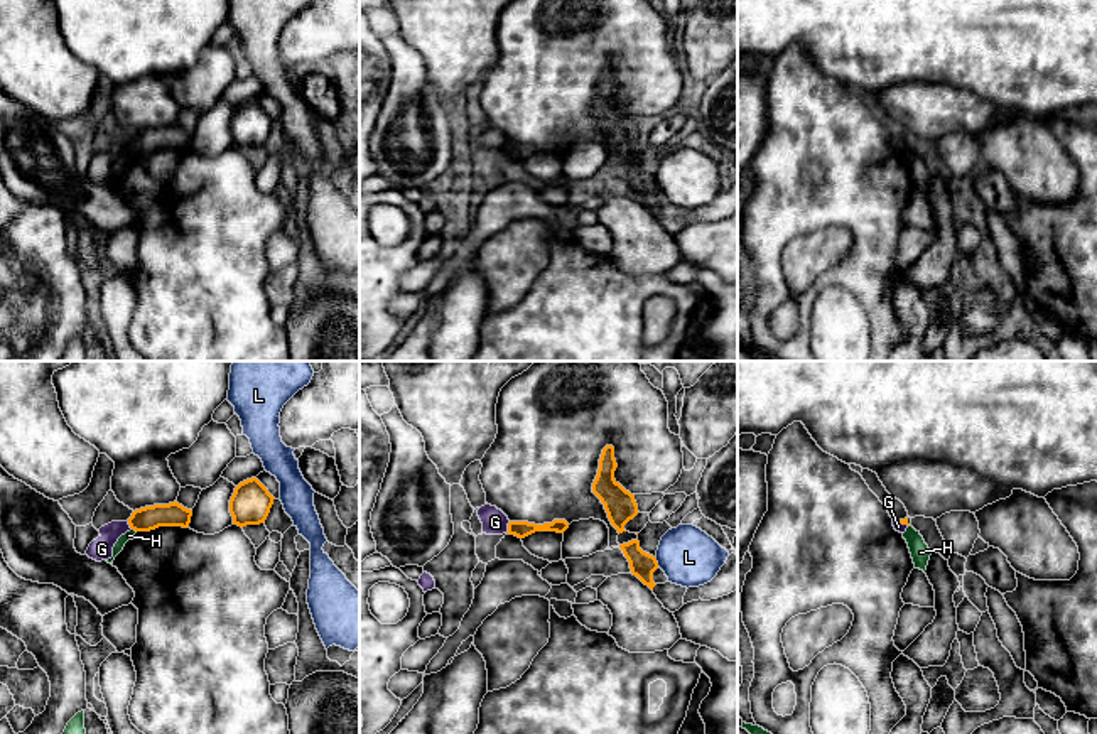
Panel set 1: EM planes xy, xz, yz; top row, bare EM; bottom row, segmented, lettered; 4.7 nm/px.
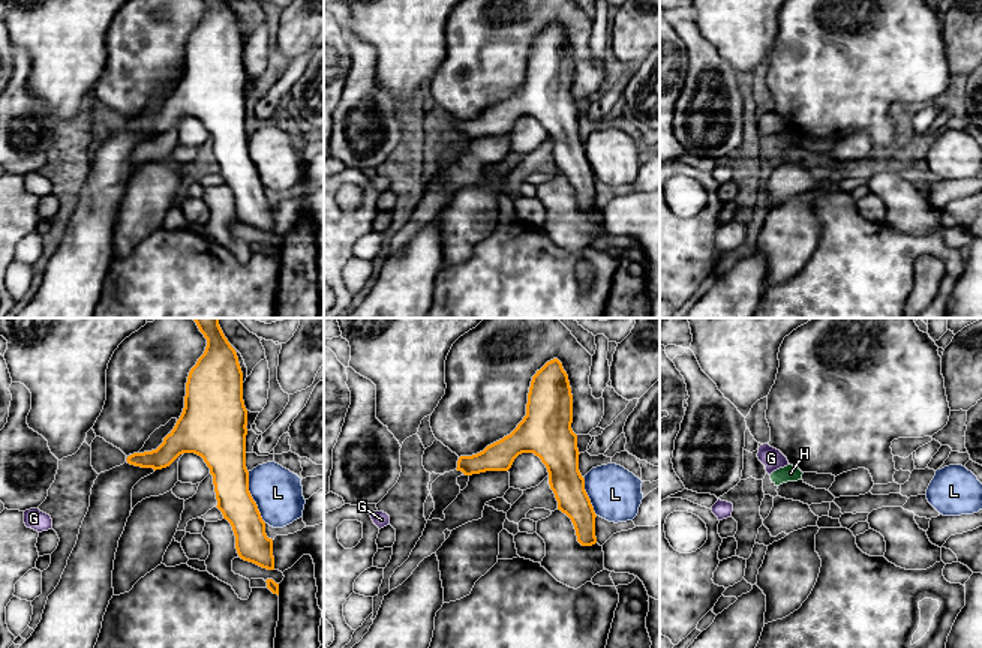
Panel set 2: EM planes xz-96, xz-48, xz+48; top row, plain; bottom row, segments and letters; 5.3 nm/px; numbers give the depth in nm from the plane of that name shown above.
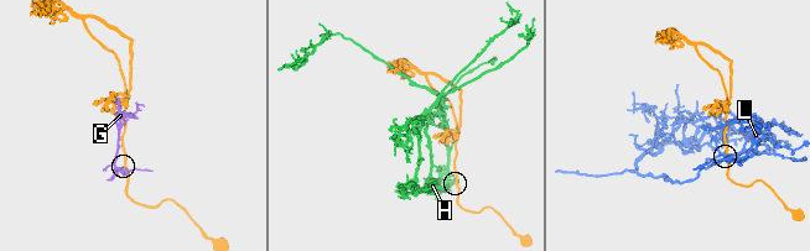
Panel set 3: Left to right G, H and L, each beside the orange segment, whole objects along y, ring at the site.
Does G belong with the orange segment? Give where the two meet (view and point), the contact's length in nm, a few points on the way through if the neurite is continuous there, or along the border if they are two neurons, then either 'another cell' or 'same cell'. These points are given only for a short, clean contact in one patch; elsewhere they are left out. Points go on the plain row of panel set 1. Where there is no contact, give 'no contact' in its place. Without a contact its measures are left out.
contact xz (508, 149); length 60 nm; border xz (510, 144), (505, 154); another cell

